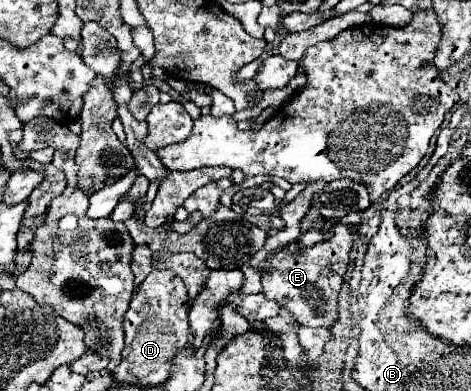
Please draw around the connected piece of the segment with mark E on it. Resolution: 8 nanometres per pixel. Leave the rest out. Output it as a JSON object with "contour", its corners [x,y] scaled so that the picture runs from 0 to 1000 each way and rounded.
{"contour":[[[713,573],[701,614],[645,634],[641,650],[628,650],[637,639],[628,624],[599,629],[582,655],[569,660],[569,685],[556,701],[561,757],[607,783],[645,834],[701,839],[718,813],[718,747],[726,737],[726,706],[739,685],[743,634],[756,609],[760,593],[752,593],[743,578]]]}

